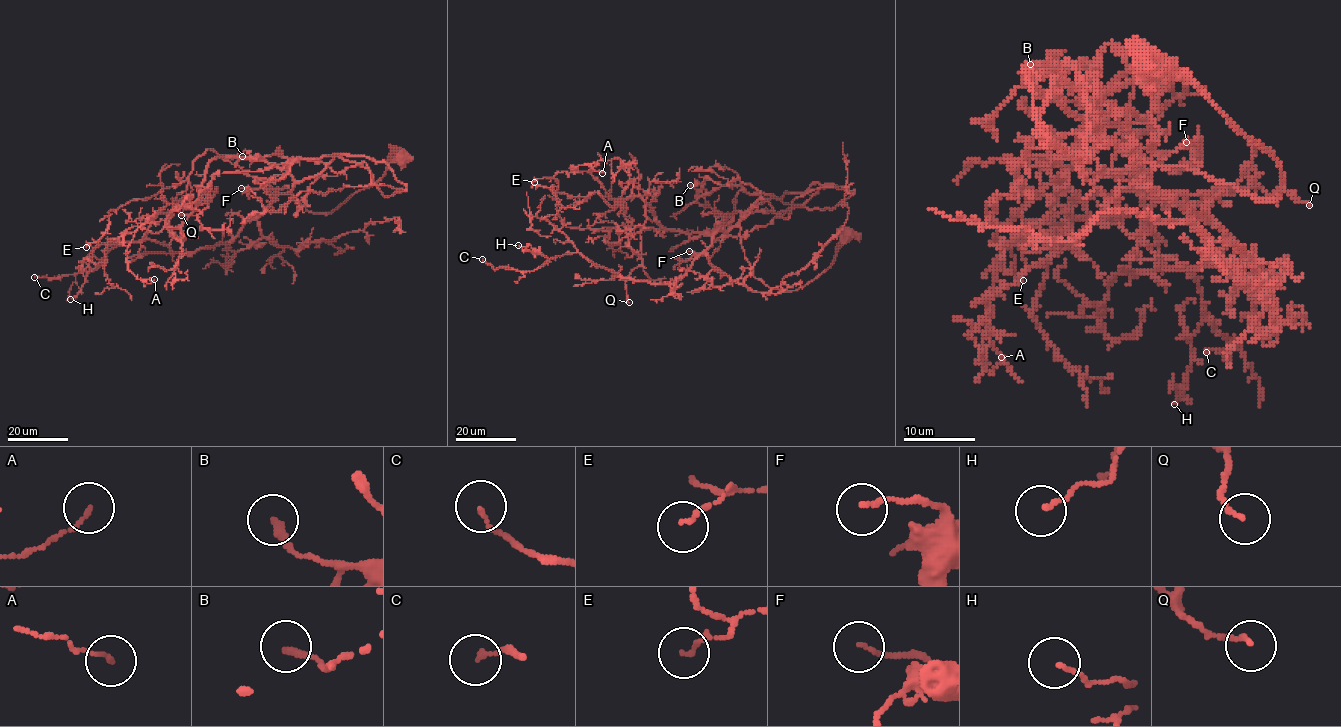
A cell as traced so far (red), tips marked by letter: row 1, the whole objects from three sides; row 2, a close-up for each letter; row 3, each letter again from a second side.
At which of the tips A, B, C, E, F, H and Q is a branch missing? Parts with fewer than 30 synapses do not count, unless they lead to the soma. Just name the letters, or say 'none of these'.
none of these

